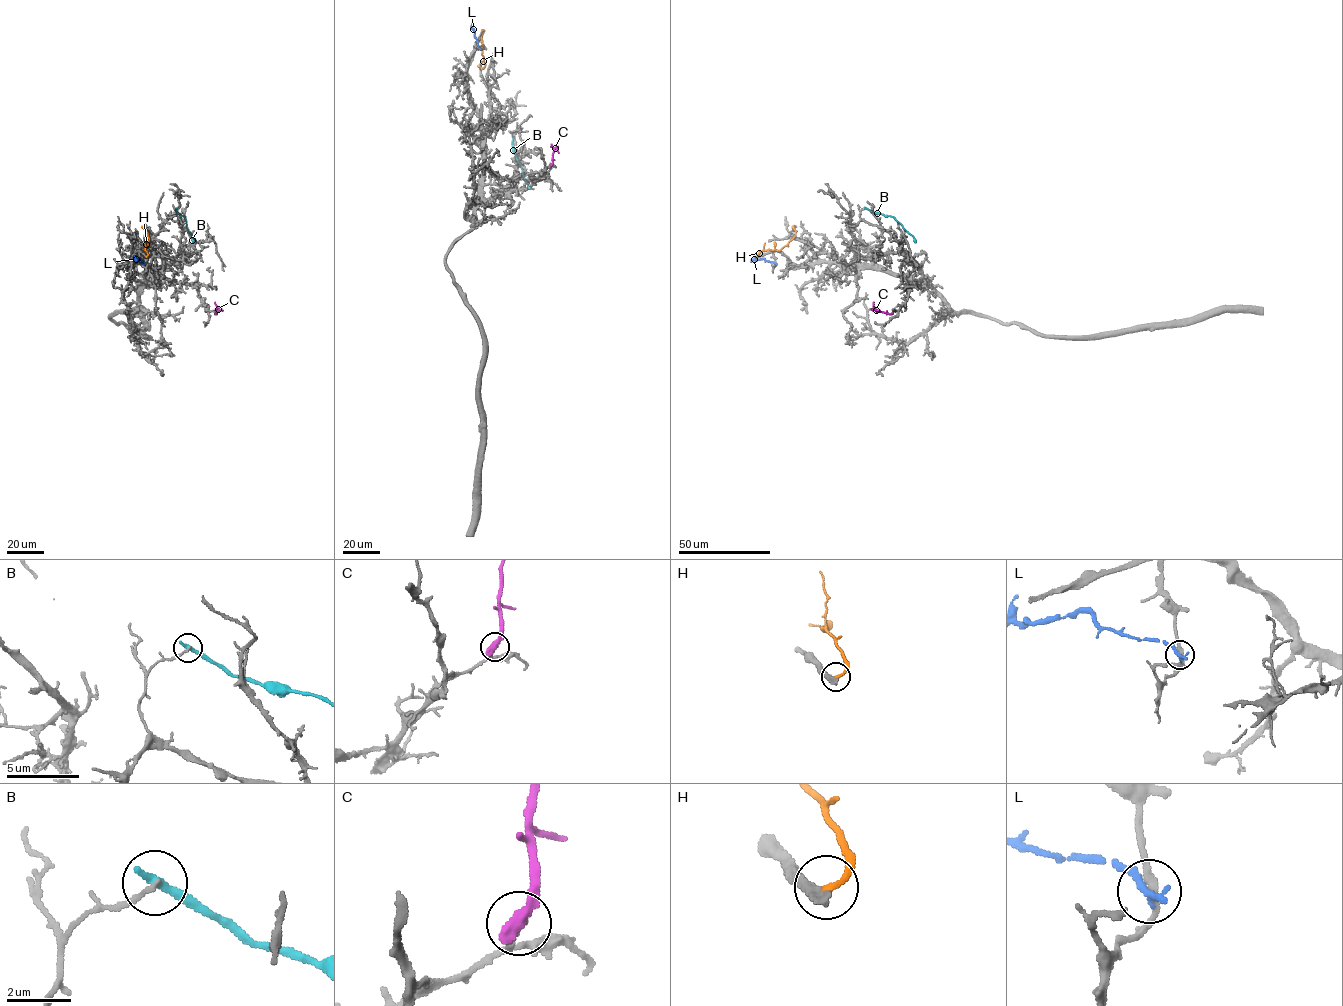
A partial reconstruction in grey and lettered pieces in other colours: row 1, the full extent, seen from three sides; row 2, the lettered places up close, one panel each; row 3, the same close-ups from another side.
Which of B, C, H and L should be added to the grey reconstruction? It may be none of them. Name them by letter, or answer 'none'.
none

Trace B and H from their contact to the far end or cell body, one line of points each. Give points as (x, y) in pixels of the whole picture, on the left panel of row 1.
B: (177, 208), (177, 212), (185, 217), (194, 242)
H: (146, 256), (149, 239), (142, 226)

